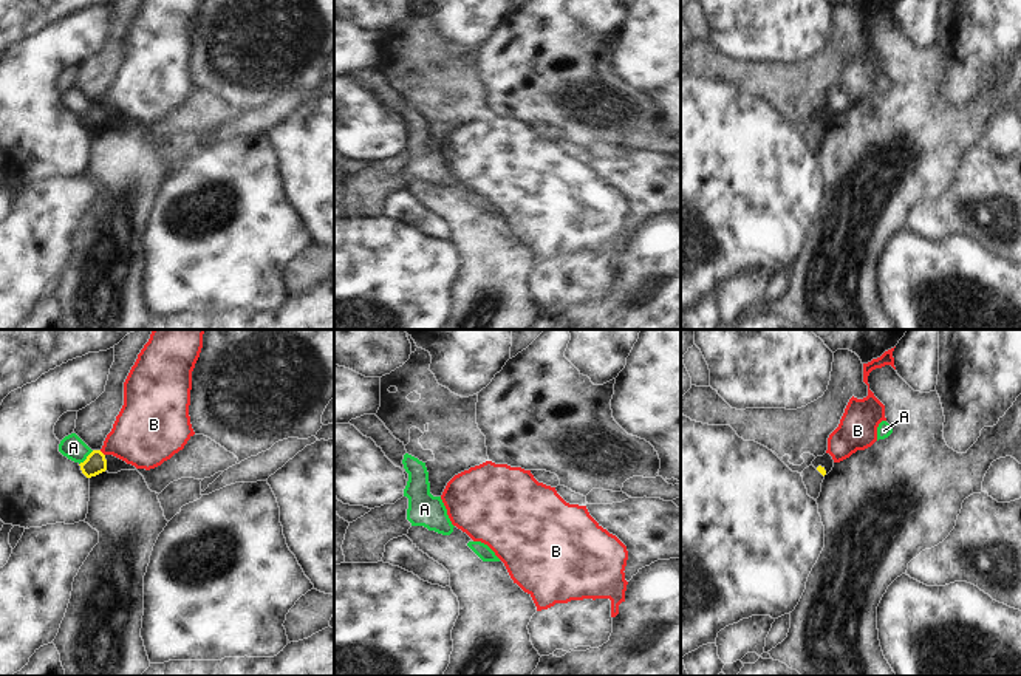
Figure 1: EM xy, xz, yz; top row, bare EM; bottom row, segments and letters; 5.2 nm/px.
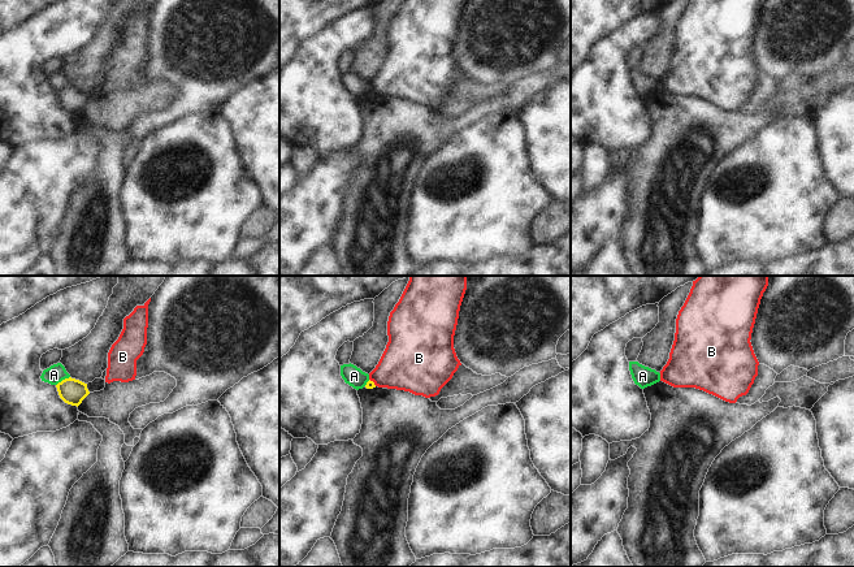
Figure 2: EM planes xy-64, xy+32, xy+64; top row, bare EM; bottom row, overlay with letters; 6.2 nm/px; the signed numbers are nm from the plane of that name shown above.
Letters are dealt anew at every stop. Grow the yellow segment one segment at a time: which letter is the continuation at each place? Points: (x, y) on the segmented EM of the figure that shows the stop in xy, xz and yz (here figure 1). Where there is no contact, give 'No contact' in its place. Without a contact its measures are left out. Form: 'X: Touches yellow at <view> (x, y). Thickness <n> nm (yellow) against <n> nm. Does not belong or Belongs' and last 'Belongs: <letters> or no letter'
A: Touches yellow at xy (87, 458). Thickness 110 nm (yellow) against 120 nm. Does not belong
B: Touches yellow at xy (102, 454). Thickness 110 nm (yellow) against 340 nm. Does not belong
Belongs: no letter

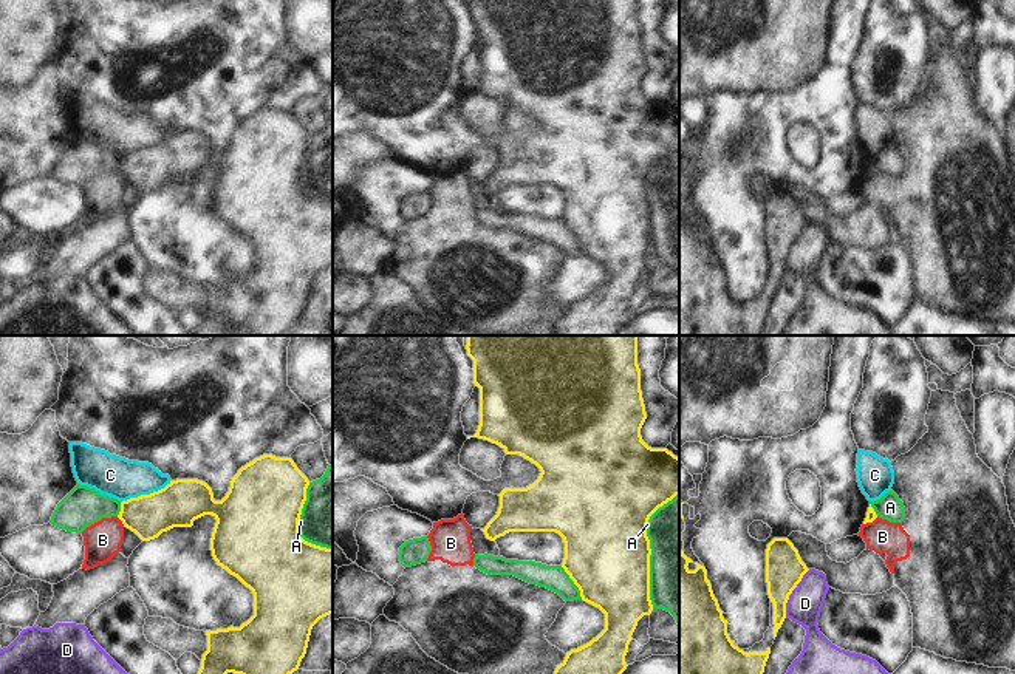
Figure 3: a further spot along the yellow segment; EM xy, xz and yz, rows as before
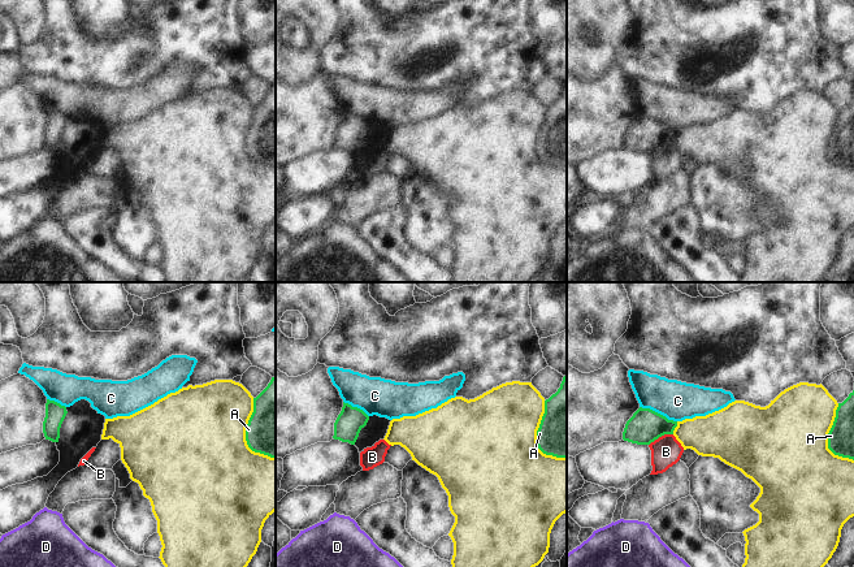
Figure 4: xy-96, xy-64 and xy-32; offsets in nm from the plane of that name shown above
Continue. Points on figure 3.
A: Touches yellow at xz (650, 549). Thickness 440 nm (yellow) against 320 nm. Does not belong
B: Touches yellow at yz (870, 521). Thickness 50 nm (yellow) against 170 nm. Does not belong
C: Touches yellow at xy (146, 495). Thickness 240 nm (yellow) against 220 nm. Does not belong
D: Touches yellow at yz (791, 592). Thickness 200 nm (yellow) against 180 nm. Does not belong
Belongs: no letter

